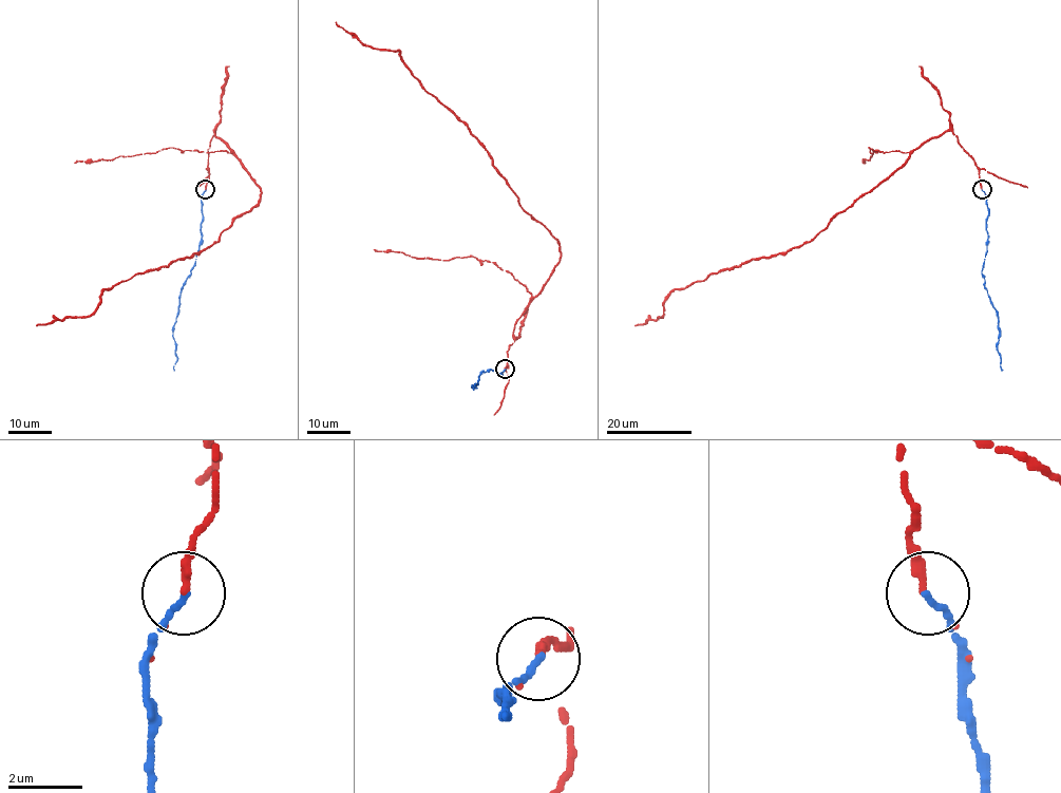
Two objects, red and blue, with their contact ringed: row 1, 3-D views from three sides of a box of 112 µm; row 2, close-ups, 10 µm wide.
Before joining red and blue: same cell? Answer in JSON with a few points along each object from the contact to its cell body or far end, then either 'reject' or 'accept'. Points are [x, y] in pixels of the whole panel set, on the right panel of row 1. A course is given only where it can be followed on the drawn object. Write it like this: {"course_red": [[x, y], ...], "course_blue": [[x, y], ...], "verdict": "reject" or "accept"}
{"course_red": [[982, 190], [974, 159], [952, 132], [944, 131], [921, 144], [810, 241], [674, 289], [663, 316], [635, 325]], "course_blue": [[982, 190], [986, 196], [988, 218], [988, 243], [982, 275], [997, 313], [1000, 333], [997, 350], [1002, 371]], "verdict": "accept"}

